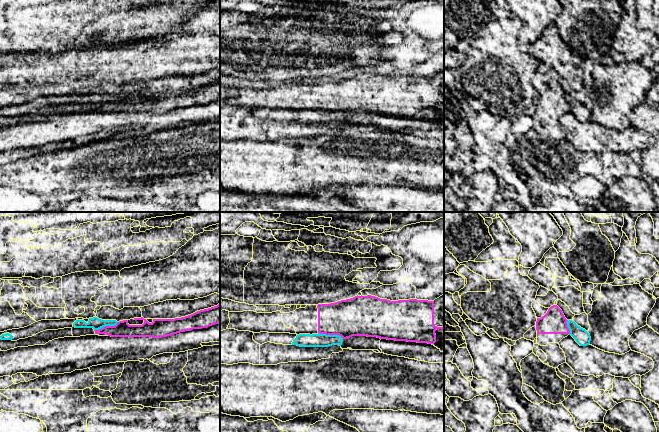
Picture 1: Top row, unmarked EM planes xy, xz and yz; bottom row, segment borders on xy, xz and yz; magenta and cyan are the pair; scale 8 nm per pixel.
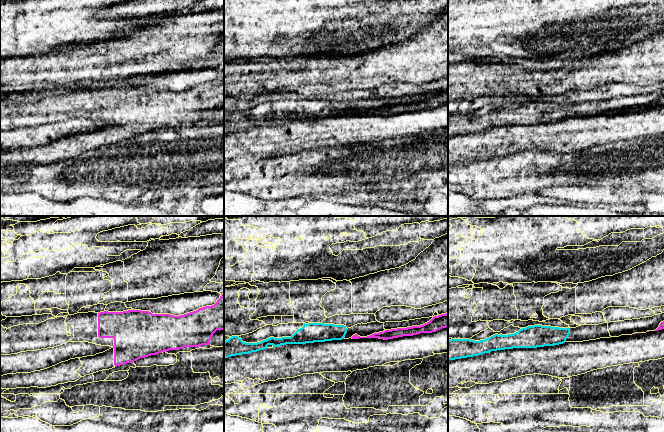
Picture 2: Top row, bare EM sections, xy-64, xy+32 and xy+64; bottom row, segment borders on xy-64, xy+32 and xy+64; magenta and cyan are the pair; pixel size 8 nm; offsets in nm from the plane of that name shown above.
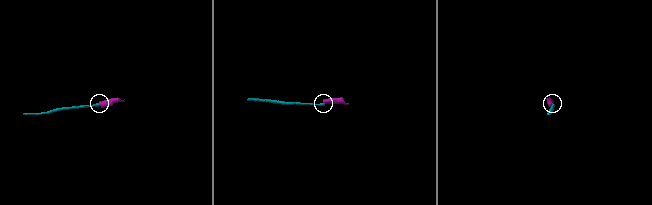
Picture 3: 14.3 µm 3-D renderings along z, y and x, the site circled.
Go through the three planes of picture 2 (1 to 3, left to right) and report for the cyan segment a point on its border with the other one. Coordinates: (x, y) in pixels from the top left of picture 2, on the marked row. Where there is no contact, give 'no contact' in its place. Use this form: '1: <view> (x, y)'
1: no contact
2: no contact
3: no contact

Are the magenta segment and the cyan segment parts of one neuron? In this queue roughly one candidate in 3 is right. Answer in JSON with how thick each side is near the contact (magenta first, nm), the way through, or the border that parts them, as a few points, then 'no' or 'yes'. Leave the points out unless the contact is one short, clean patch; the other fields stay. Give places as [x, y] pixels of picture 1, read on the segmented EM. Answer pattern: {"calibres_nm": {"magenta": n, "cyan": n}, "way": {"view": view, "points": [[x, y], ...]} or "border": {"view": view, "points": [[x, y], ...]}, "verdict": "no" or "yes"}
{"calibres_nm": {"magenta": 300, "cyan": 110}, "border": {"view": "xz", "points": [[318, 332], [340, 335], [343, 338]]}, "verdict": "no"}

